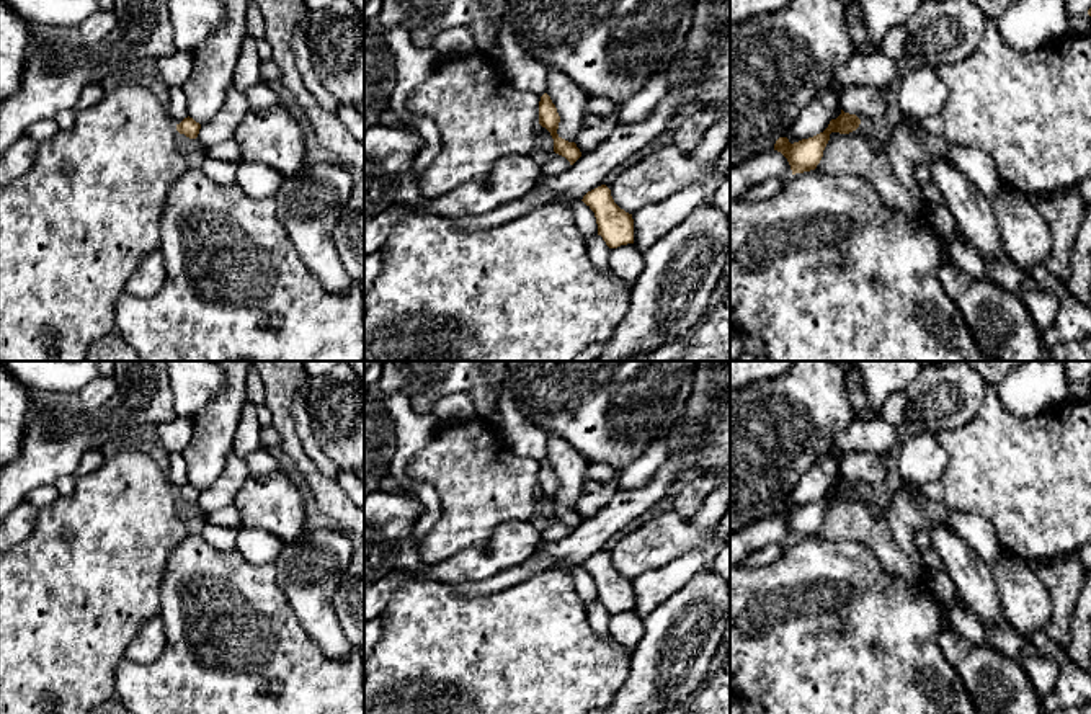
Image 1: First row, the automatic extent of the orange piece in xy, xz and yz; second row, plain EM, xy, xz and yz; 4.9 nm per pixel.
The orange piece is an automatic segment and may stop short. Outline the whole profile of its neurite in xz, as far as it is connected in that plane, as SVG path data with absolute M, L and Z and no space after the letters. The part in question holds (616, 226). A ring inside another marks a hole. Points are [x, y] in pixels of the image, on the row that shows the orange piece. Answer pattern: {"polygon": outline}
{"polygon": "M606 185L588 191L581 201L594 212L598 235L603 237L609 248L634 243L632 214L614 203Z"}

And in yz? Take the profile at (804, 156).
{"polygon": "M841 109L841 114L831 119L823 132L794 144L790 144L787 137L779 137L774 144L774 150L787 158L792 175L810 172L820 163L831 132L849 134L856 131L859 124L861 119L856 114Z"}

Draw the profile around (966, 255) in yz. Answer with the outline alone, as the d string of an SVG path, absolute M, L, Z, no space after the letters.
M959 234L941 237L944 250L972 278L986 278L985 261L973 243L965 243Z

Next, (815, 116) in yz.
M833 85L822 90L797 116L787 137L794 139L808 139L823 132L830 121L831 114L836 109L836 98L833 93Z

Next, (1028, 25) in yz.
M1019 0L996 21L1008 46L1032 51L1068 34L1071 18L1065 0Z

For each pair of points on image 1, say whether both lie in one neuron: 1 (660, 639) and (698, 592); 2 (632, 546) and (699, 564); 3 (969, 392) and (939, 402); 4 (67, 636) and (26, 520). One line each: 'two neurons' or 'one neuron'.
1: one neuron
2: two neurons
3: one neuron
4: two neurons

